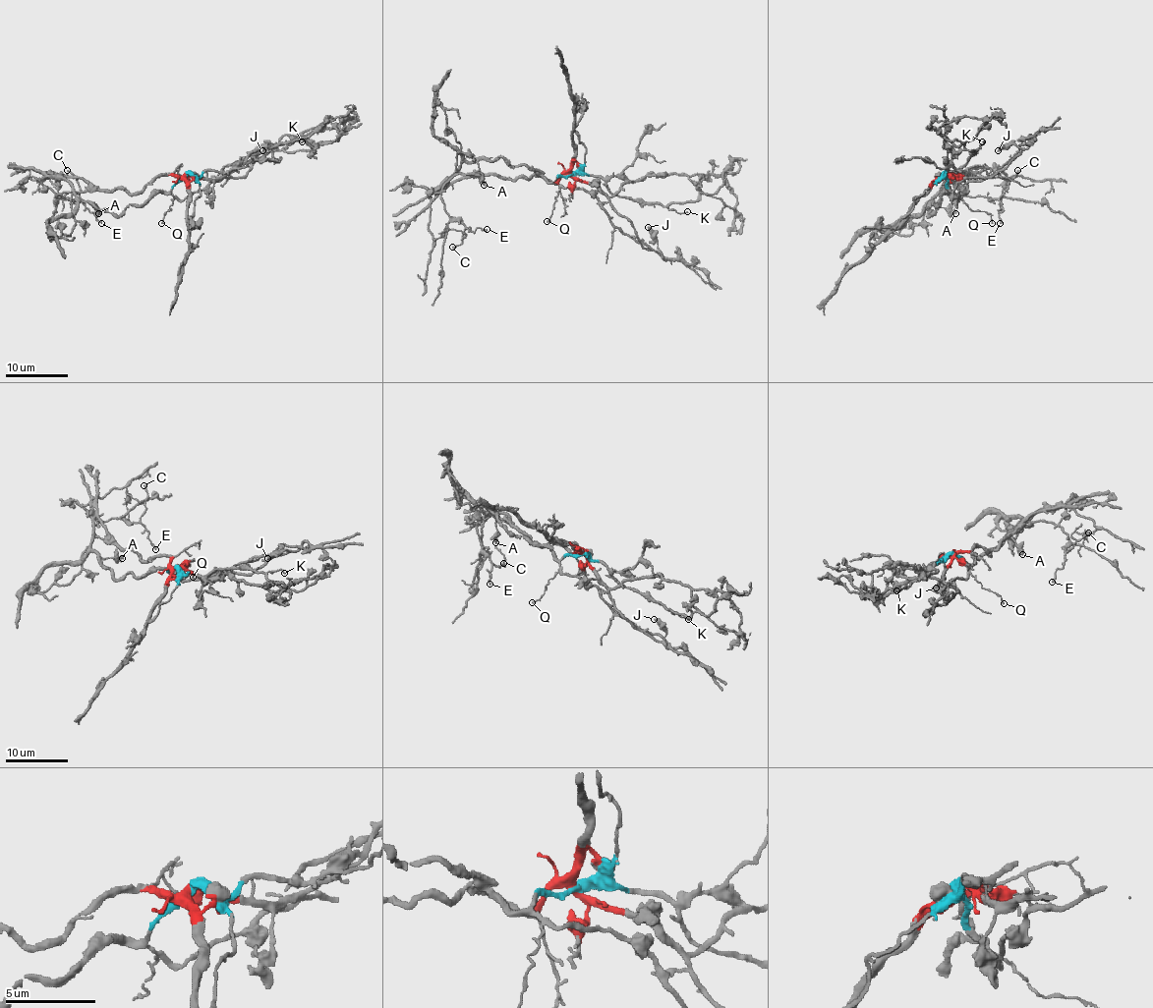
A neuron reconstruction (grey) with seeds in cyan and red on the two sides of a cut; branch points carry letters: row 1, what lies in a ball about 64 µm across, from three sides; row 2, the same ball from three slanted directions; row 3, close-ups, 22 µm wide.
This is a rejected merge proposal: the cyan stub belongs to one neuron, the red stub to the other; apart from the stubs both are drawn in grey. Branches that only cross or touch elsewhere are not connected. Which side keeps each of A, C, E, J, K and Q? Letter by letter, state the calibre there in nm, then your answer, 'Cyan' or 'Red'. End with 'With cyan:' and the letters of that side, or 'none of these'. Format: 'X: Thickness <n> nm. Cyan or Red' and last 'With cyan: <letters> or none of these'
A: Thickness 360 nm. Cyan
C: Thickness 140 nm. Red
E: Thickness 170 nm. Red
J: Thickness 340 nm. Red
K: Thickness 130 nm. Cyan
Q: Thickness 110 nm. Cyan
With cyan: A, K, Q

